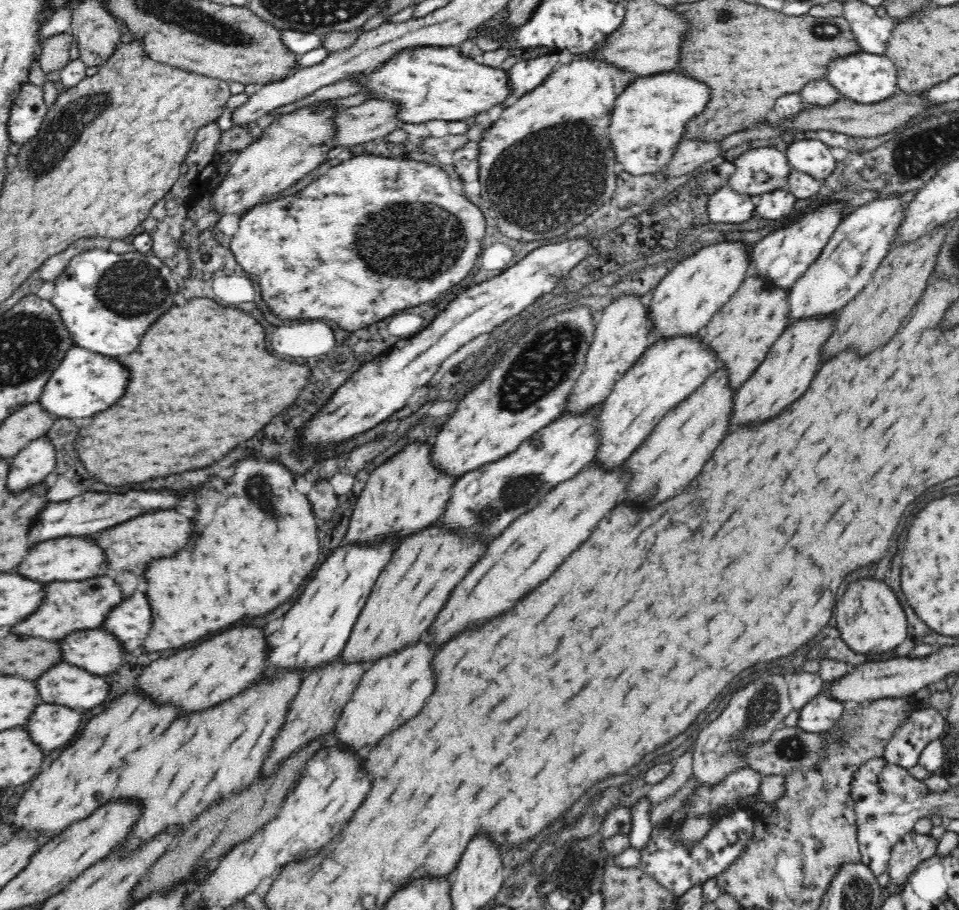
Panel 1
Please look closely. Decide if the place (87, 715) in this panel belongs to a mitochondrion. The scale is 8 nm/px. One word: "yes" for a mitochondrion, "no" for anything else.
no

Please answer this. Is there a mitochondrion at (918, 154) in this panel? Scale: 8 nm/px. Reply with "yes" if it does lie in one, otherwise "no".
yes

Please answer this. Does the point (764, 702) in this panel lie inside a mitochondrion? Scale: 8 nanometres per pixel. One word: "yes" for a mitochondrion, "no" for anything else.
yes

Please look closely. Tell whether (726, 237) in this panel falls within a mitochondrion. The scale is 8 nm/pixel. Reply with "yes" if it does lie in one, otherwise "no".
no

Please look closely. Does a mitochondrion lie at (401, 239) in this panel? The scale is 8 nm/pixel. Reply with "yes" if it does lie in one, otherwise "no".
yes

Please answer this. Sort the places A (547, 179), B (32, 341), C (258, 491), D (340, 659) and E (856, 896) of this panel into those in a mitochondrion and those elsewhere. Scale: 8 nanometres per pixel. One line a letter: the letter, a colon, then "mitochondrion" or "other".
A: mitochondrion
B: mitochondrion
C: mitochondrion
D: other
E: mitochondrion

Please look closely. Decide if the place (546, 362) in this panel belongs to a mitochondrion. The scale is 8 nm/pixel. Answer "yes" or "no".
yes

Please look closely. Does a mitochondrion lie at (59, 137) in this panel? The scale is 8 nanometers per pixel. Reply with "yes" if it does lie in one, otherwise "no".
yes

